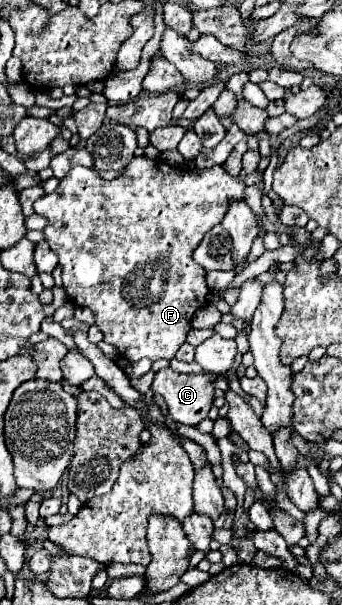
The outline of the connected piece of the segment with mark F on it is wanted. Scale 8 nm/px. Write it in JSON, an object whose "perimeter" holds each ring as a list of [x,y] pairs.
{"perimeter":[[[135,156],[131,160],[131,164],[127,166],[127,172],[111,182],[103,180],[99,176],[99,172],[95,168],[83,168],[83,166],[75,166],[63,180],[61,184],[57,186],[55,192],[51,194],[45,194],[41,196],[33,208],[37,214],[45,216],[47,218],[47,228],[43,230],[45,232],[45,240],[49,242],[49,246],[57,252],[59,256],[59,266],[63,270],[63,288],[67,290],[69,298],[77,304],[77,306],[87,306],[95,312],[95,324],[97,328],[105,334],[105,342],[113,344],[127,360],[131,362],[137,362],[141,358],[149,358],[149,360],[159,360],[159,358],[167,358],[171,360],[177,350],[181,348],[181,344],[185,342],[185,336],[187,332],[191,330],[191,318],[195,314],[197,308],[201,308],[207,300],[207,294],[209,294],[209,288],[205,284],[205,270],[195,264],[195,260],[191,258],[193,250],[201,244],[203,236],[223,220],[223,214],[227,212],[227,202],[231,198],[243,198],[243,190],[245,190],[245,184],[239,180],[239,178],[231,178],[229,174],[225,174],[225,170],[221,166],[213,166],[213,168],[191,168],[184,169],[180,166],[171,166],[163,160],[151,160],[151,158],[145,158],[145,156]]]}

